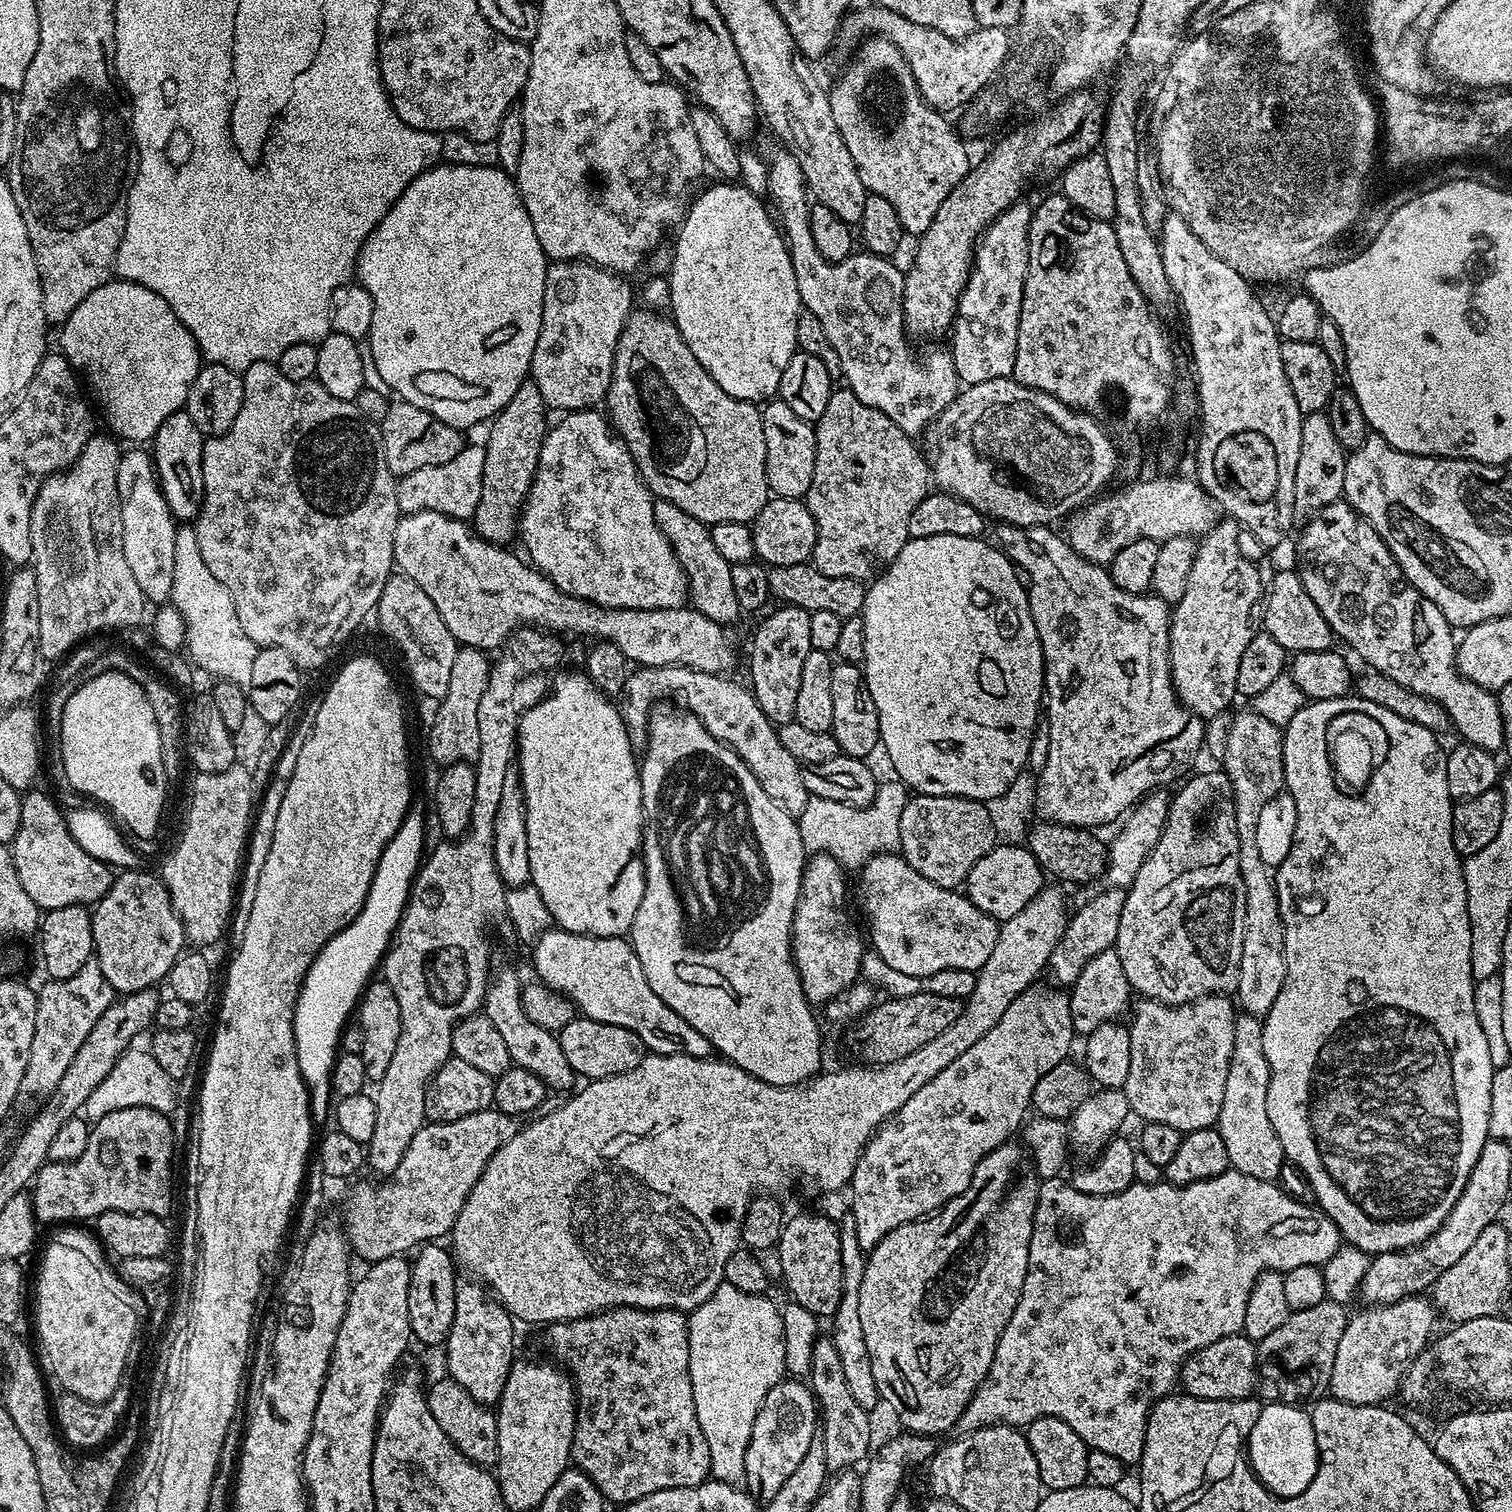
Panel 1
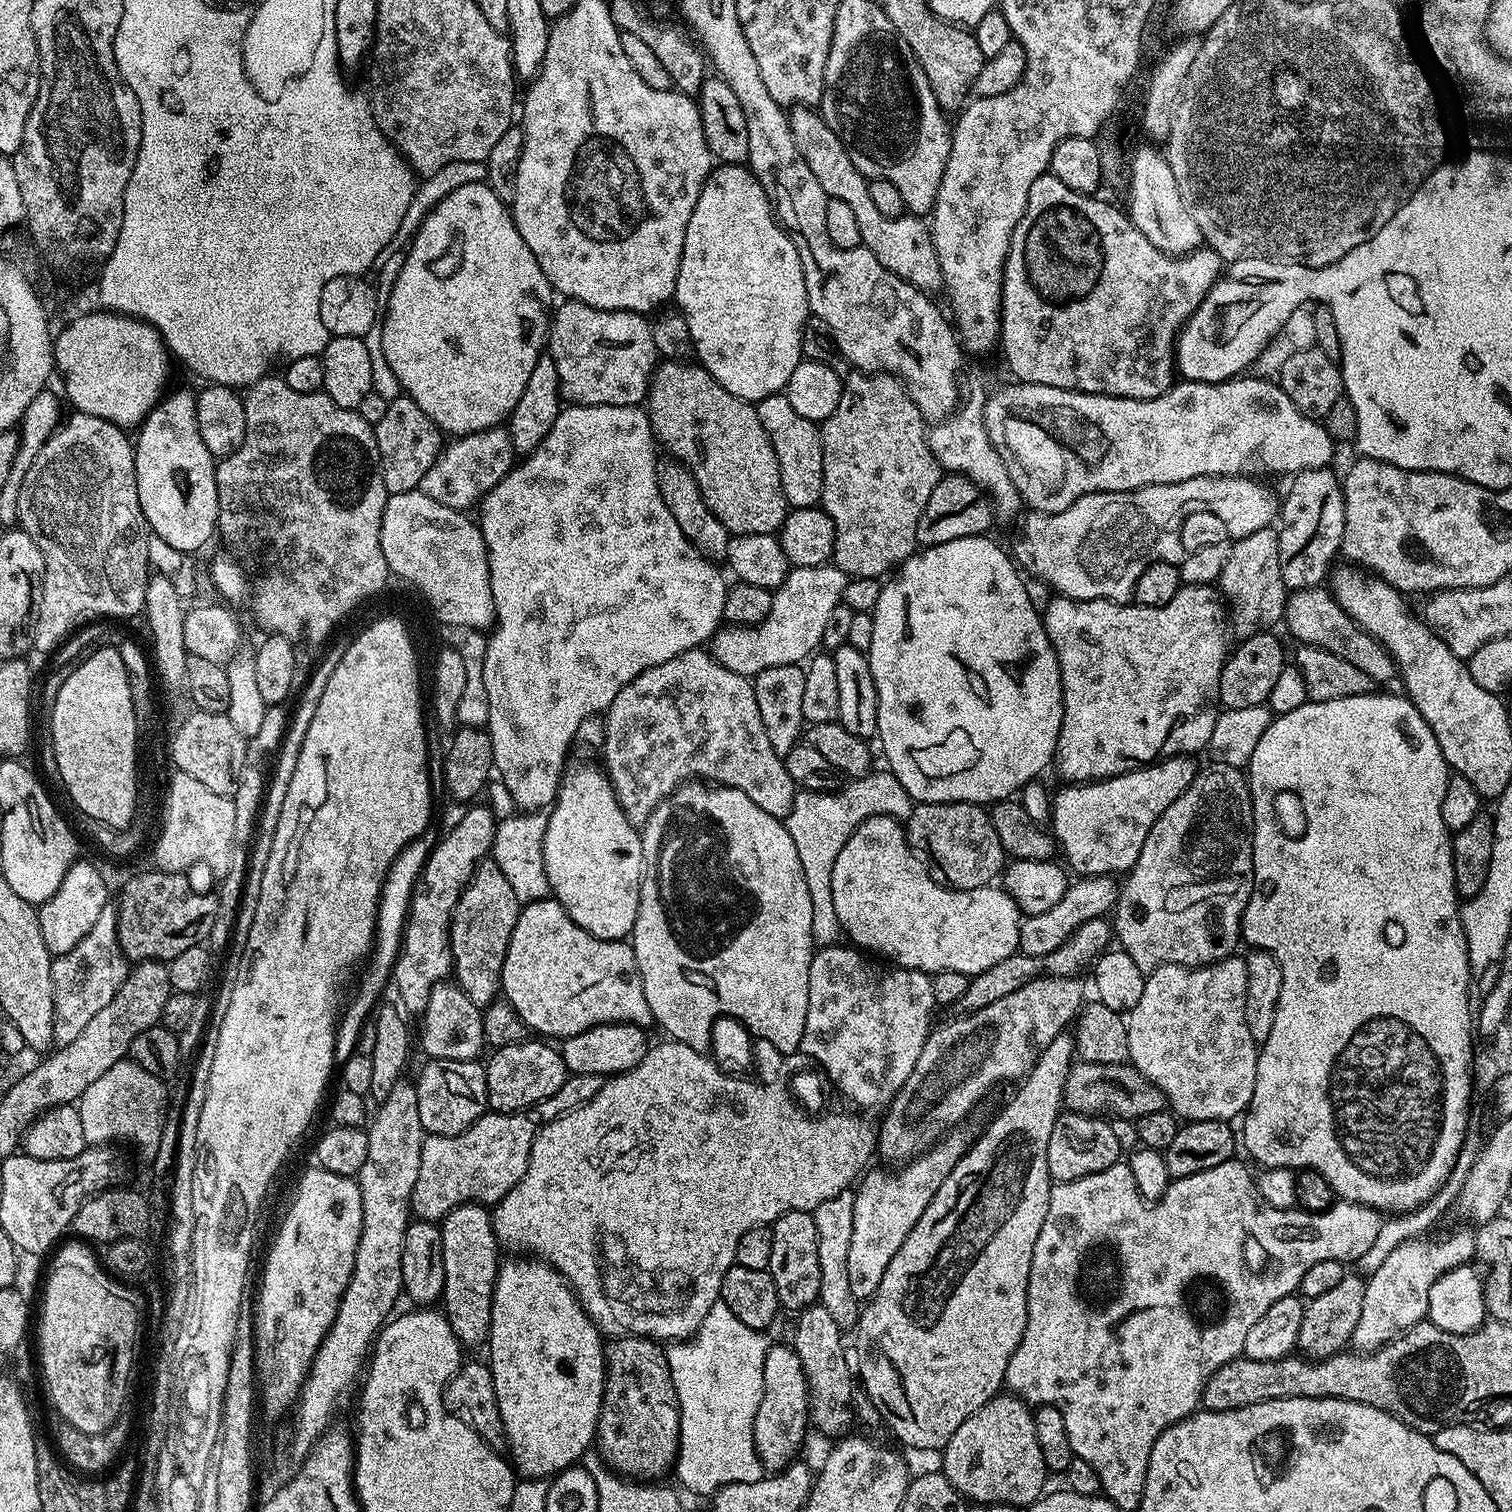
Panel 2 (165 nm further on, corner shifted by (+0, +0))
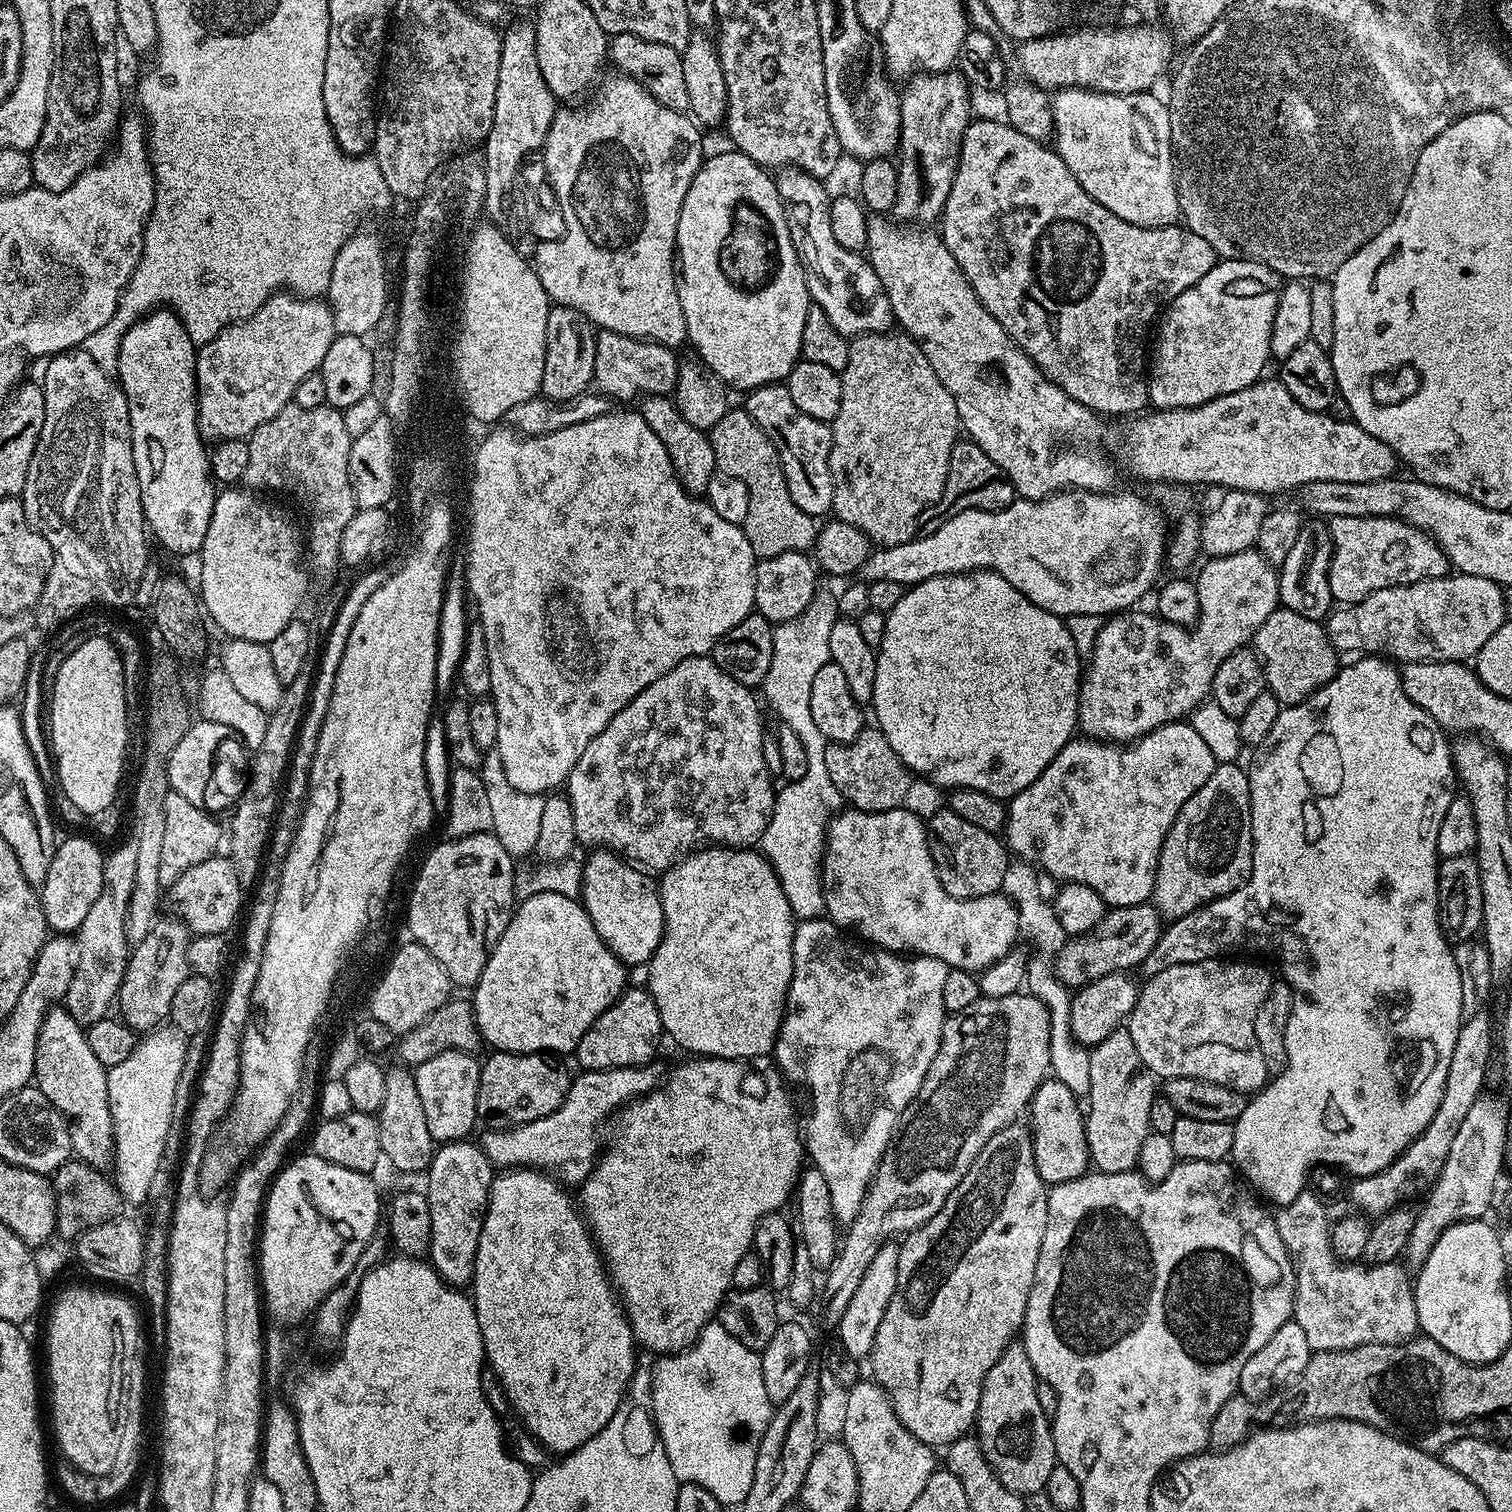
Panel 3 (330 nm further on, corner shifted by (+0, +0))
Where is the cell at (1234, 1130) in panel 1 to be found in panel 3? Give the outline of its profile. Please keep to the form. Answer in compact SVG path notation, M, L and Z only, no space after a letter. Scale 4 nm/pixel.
M1305 1190L1294 1198L1294 1202L1283 1205L1274 1216L1278 1234L1282 1234L1282 1242L1296 1265L1296 1297L1292 1315L1296 1324L1302 1326L1306 1342L1310 1342L1313 1352L1341 1352L1367 1344L1400 1344L1403 1340L1411 1340L1417 1335L1420 1323L1414 1284L1410 1272L1409 1276L1407 1272L1409 1269L1400 1262L1365 1266L1360 1262L1338 1260L1332 1249L1327 1211L1324 1201L1315 1192Z

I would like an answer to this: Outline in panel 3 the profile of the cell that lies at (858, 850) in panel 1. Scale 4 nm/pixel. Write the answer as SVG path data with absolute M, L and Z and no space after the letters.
M817 591L815 600L798 618L787 620L775 625L772 630L774 638L774 654L770 662L770 670L762 685L768 704L780 715L780 724L794 730L806 749L806 774L802 778L787 781L776 793L774 810L770 814L770 822L762 834L758 845L759 851L770 862L778 882L782 886L782 894L786 894L786 902L790 902L790 910L797 921L819 920L825 915L824 911L824 881L820 878L820 869L824 862L824 846L828 839L828 825L832 817L842 808L842 797L838 786L830 779L830 770L826 770L826 750L829 741L824 739L822 730L814 726L814 717L810 714L810 689L818 670L826 666L832 658L830 654L830 630L836 624L836 596L833 593Z

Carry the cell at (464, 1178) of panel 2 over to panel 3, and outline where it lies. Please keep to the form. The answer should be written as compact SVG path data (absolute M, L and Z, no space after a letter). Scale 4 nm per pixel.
M649 1062L638 1068L581 1071L581 1076L569 1083L568 1099L562 1102L562 1106L558 1106L558 1110L546 1118L526 1122L517 1128L485 1131L485 1136L479 1137L478 1143L488 1161L497 1169L534 1168L551 1174L565 1186L579 1186L592 1173L602 1148L602 1144L592 1140L592 1132L603 1126L608 1115L611 1117L624 1105L645 1096L661 1083L666 1068L656 1063Z

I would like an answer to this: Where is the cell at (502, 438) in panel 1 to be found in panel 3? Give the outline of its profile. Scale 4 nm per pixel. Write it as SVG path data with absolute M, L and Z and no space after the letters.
M552 306L546 318L546 366L542 370L540 392L545 400L569 400L589 391L594 384L596 357L594 325L578 310Z

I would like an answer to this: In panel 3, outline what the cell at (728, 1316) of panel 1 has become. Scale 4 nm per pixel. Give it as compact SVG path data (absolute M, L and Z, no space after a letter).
M709 1322L691 1346L682 1352L661 1355L657 1359L660 1361L652 1364L652 1418L676 1479L710 1490L725 1506L739 1506L750 1494L760 1439L772 1420L774 1405L766 1394L760 1357L759 1351L747 1349L719 1322Z

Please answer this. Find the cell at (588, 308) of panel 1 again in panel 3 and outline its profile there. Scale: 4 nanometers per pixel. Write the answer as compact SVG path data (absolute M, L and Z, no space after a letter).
M601 331L596 338L595 387L612 402L635 401L641 394L671 393L676 387L680 368L676 355L673 349L653 344L650 340L635 340L617 332Z

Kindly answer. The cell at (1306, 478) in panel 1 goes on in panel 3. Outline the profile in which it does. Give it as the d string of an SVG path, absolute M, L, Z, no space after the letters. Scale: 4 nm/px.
M1308 518L1301 523L1300 533L1294 541L1290 554L1286 554L1284 563L1279 565L1280 578L1280 604L1285 608L1294 610L1294 614L1302 614L1302 618L1323 621L1333 611L1334 601L1330 594L1328 571L1332 561L1332 535L1328 532L1327 523L1320 518Z

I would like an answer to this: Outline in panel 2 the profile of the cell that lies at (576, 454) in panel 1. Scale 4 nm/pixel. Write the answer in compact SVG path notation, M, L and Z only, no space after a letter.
M572 404L565 407L558 414L558 418L554 422L554 426L550 430L550 434L546 434L542 438L542 442L532 452L527 453L523 457L524 460L515 465L511 472L505 474L502 482L498 482L494 488L491 488L478 505L480 518L478 517L478 525L481 530L482 538L485 540L486 550L488 551L489 572L490 572L490 590L493 591L494 606L496 607L495 625L491 629L488 636L488 645L486 646L486 658L484 659L484 681L486 682L486 694L490 698L490 714L486 731L490 742L492 743L492 763L497 773L501 772L502 782L506 786L506 790L510 792L510 798L516 804L517 809L524 812L538 812L547 809L549 805L555 801L556 791L560 788L560 781L566 771L566 763L564 759L569 759L570 749L575 738L575 731L578 730L579 723L587 716L594 716L603 713L614 702L614 698L618 698L618 690L622 690L622 686L626 686L630 682L634 682L634 678L638 678L638 674L642 674L646 670L650 670L654 666L658 666L662 662L670 662L670 658L674 658L683 652L690 652L701 647L703 642L711 641L712 635L715 634L717 628L721 627L724 620L724 607L726 606L726 594L728 593L729 581L724 581L724 576L719 572L717 565L711 560L707 560L700 551L692 545L686 538L686 534L682 534L682 526L678 526L678 522L674 522L674 514L670 514L670 510L666 506L666 502L662 502L662 494L658 486L658 478L656 477L656 465L658 463L658 445L652 435L652 424L648 420L648 413L640 406L598 406L597 404Z

